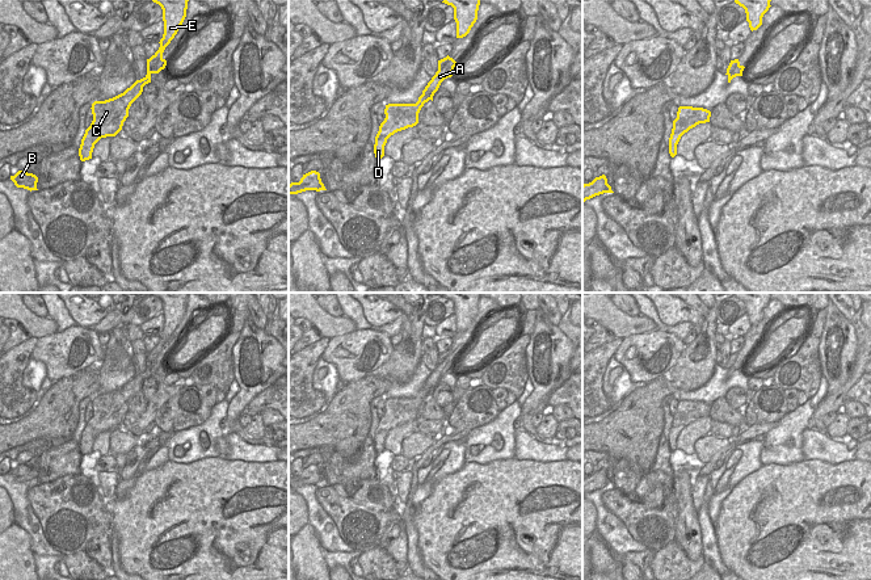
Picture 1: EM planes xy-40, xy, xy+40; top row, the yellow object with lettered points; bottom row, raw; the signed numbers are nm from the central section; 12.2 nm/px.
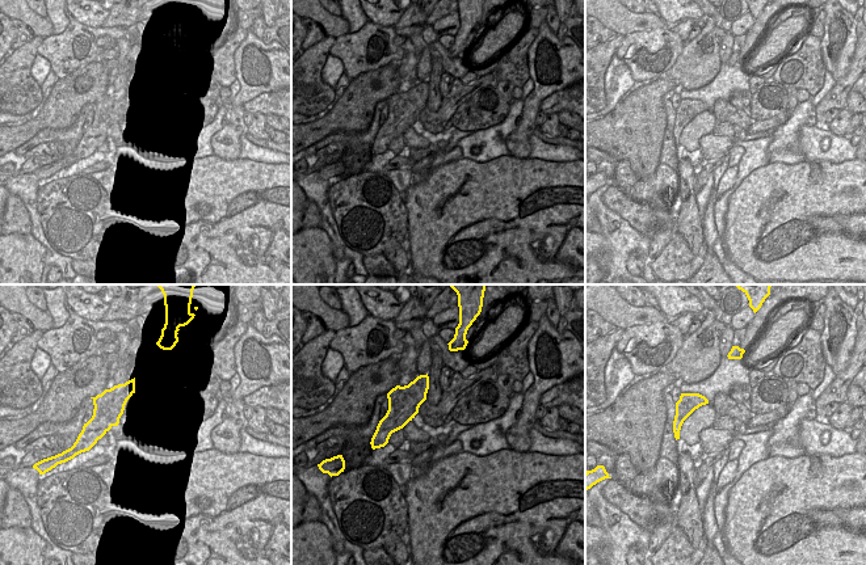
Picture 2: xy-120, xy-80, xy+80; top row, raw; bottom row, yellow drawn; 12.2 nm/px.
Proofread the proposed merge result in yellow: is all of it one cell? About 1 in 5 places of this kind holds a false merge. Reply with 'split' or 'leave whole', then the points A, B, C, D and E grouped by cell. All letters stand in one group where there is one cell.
split; A B C D / E

